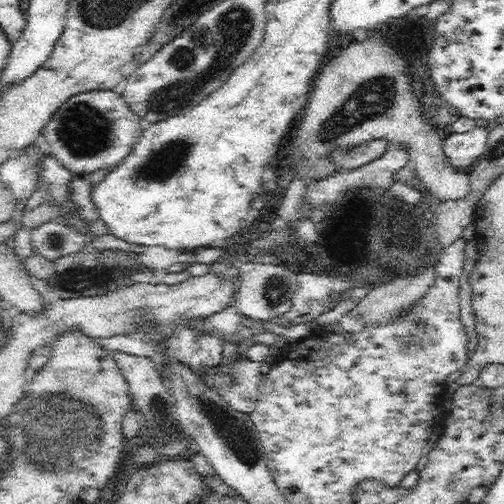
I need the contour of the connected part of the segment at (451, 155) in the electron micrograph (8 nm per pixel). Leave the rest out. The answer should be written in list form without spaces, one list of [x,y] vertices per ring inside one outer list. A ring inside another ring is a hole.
[[[475,127],[467,132],[451,132],[442,143],[448,166],[455,171],[468,171],[484,154],[488,128]]]

